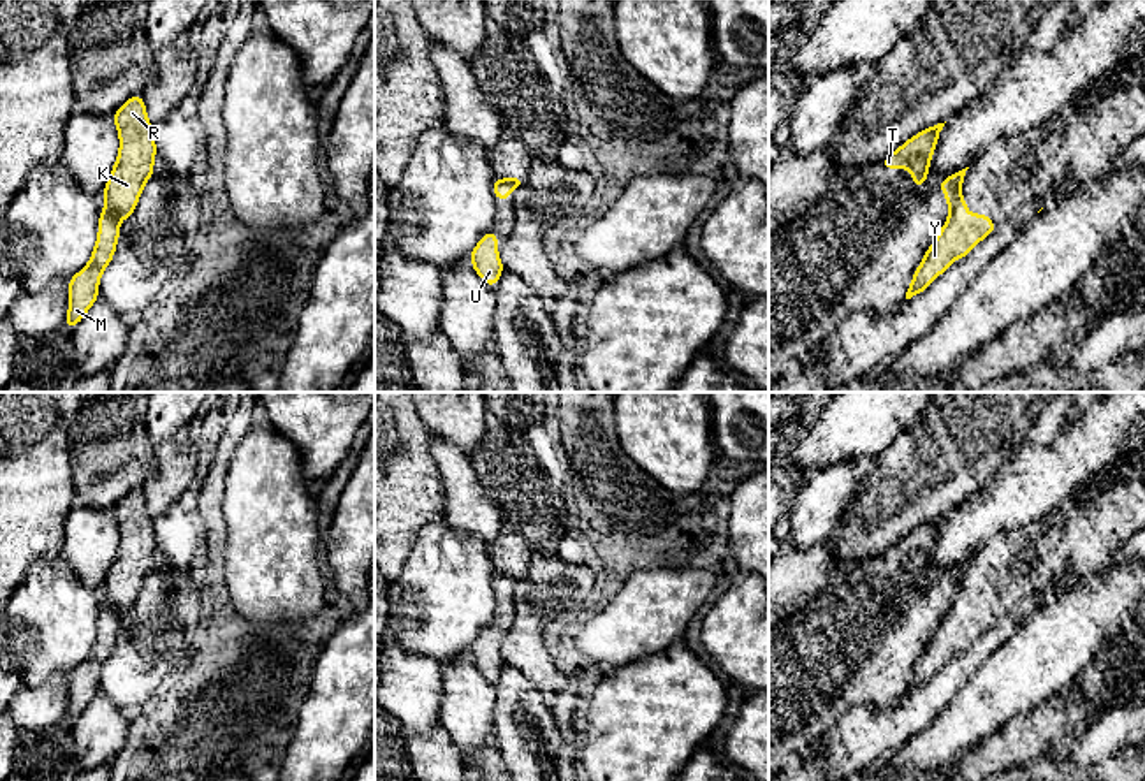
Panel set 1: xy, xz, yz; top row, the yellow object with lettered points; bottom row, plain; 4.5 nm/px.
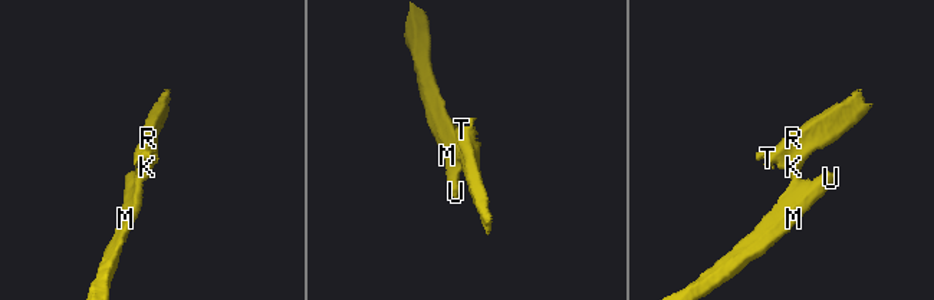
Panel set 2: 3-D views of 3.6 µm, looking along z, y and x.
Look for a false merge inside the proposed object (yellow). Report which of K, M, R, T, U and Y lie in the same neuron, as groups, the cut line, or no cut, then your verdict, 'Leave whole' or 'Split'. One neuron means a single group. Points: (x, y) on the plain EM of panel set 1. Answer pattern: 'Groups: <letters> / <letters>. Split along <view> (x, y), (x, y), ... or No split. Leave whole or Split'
Groups: K R T / M U Y. Split along yz (961, 591), (950, 607). Split

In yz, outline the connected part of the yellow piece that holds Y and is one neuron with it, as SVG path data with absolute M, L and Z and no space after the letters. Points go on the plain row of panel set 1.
M960 591L937 631L925 646L909 681L906 693L922 688L950 658L966 651L985 630L997 621L987 609L973 609L966 603L966 593Z

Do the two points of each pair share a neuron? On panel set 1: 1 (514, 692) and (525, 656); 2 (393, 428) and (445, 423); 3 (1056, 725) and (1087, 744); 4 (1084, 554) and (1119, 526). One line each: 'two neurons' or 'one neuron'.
1: two neurons
2: two neurons
3: two neurons
4: one neuron

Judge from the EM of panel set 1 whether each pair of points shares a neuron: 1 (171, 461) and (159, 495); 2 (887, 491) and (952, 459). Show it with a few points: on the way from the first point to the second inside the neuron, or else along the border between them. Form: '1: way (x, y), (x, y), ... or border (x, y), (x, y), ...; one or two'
1: way (171, 470), (162, 486); one
2: way (903, 489), (924, 474), (936, 474); one

